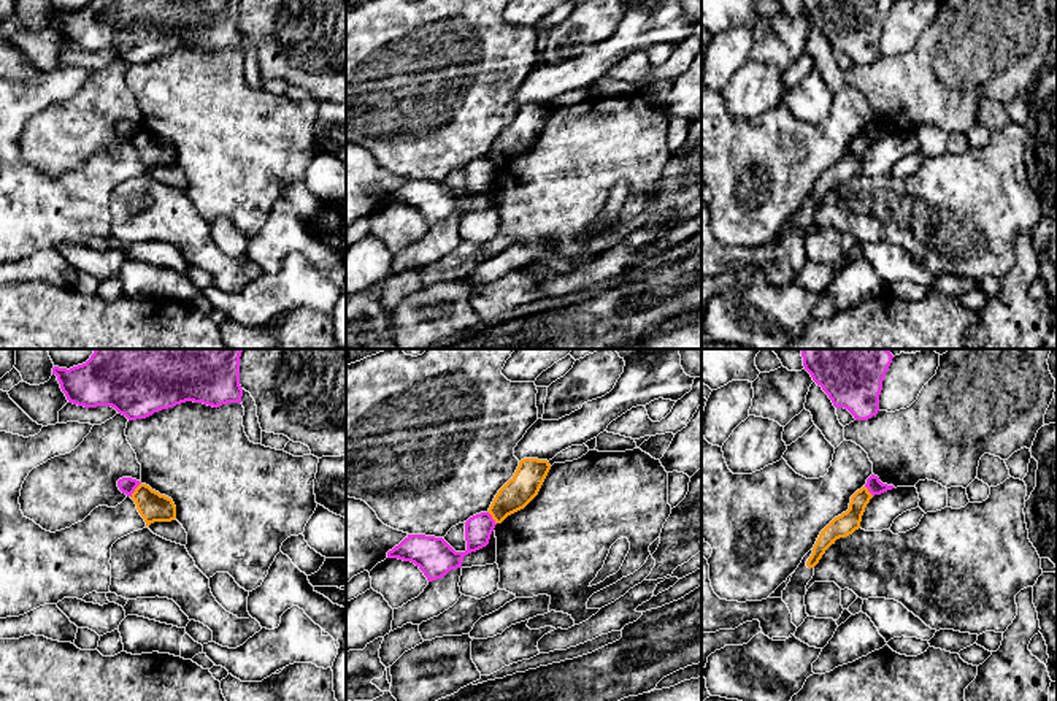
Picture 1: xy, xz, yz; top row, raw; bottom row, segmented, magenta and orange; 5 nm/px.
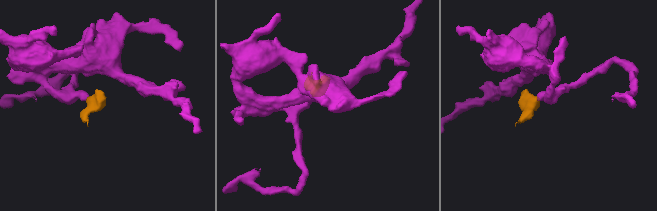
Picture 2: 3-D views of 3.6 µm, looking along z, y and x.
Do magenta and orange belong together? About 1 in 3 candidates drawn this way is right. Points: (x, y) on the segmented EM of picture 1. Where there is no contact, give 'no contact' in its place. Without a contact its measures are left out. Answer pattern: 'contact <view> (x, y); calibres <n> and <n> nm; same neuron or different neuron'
contact xy (134, 490); calibres 90 and 150 nm; different neuron

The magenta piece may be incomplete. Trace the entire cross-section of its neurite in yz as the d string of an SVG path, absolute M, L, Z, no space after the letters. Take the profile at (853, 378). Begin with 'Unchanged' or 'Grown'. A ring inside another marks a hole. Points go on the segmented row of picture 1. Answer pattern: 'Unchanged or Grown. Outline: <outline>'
Unchanged. Outline: M889 349L800 350L805 370L835 408L848 409L855 420L878 414L882 381L894 358Z

